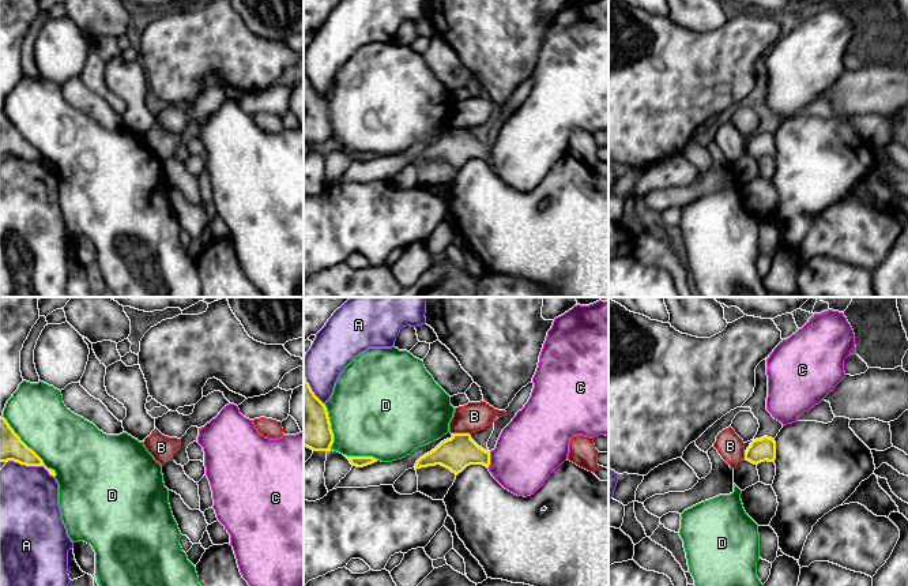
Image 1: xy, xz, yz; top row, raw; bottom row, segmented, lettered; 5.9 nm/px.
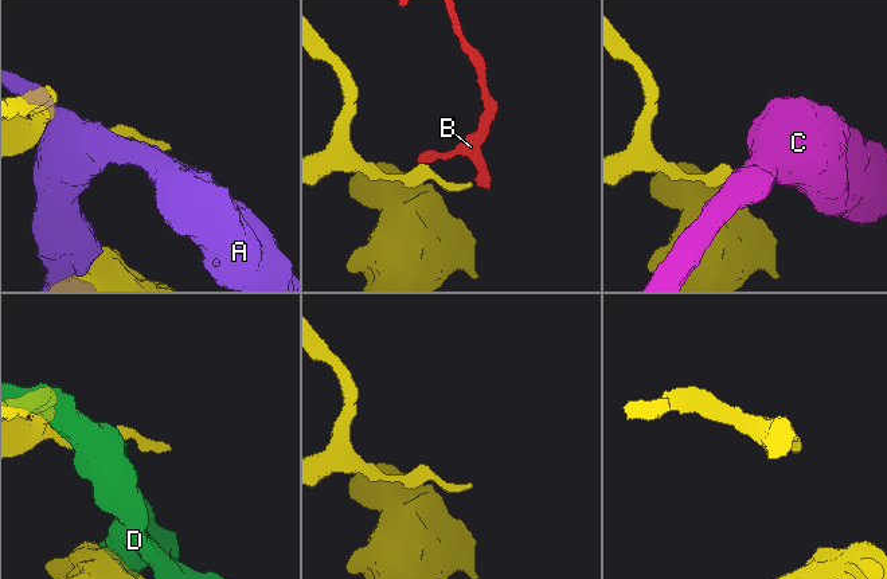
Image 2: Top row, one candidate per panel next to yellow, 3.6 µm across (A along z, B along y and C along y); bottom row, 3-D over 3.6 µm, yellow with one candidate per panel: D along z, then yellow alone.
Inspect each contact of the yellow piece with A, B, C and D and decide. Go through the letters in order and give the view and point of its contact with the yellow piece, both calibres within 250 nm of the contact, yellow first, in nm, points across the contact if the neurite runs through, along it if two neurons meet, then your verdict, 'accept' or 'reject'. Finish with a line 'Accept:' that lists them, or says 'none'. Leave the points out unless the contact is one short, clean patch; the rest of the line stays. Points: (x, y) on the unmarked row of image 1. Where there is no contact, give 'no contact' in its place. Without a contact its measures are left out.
A: xy (30, 160) | 140/360 nm | reject
B: xz (462, 128) | 200/170 nm | along xz (452, 127), (467, 127), (470, 130) | reject
C: xz (489, 154) | 200/380 nm | reject
D: xy (27, 142) | 140/360 nm | reject
Accept: none

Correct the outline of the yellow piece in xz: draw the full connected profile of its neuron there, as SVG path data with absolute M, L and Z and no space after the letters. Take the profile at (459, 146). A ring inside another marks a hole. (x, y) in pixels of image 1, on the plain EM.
M452 128L451 134L441 136L434 144L421 151L415 164L441 159L456 170L470 159L490 159L490 146L479 142L470 128Z

